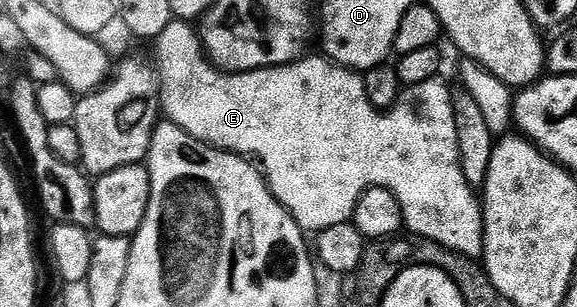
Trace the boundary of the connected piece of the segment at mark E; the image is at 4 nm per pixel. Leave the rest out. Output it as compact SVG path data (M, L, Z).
M172 20L168 28L156 39L156 46L162 53L162 70L160 66L160 106L165 117L176 123L184 132L188 132L196 140L204 144L214 146L217 150L226 150L230 154L240 154L243 156L253 156L260 167L266 184L274 193L277 202L290 212L290 215L298 221L298 225L306 232L317 232L324 228L332 228L332 224L344 224L354 217L354 209L358 203L359 196L365 190L371 190L374 186L383 186L400 200L402 209L402 220L405 229L411 235L428 240L436 240L444 248L452 248L458 254L463 254L475 260L482 258L482 245L484 244L485 232L483 230L483 207L479 199L474 199L475 187L469 186L464 180L464 172L460 168L460 148L456 144L456 116L454 115L454 100L452 90L442 83L442 80L425 82L419 86L412 86L402 91L402 97L397 104L389 107L387 112L383 112L379 107L368 100L368 92L364 92L364 80L362 74L347 70L345 66L340 66L336 62L331 62L325 56L310 58L303 56L297 62L290 63L289 66L269 66L263 70L253 70L247 74L223 74L220 70L215 70L210 65L203 49L202 39L199 31L194 30L189 21Z

